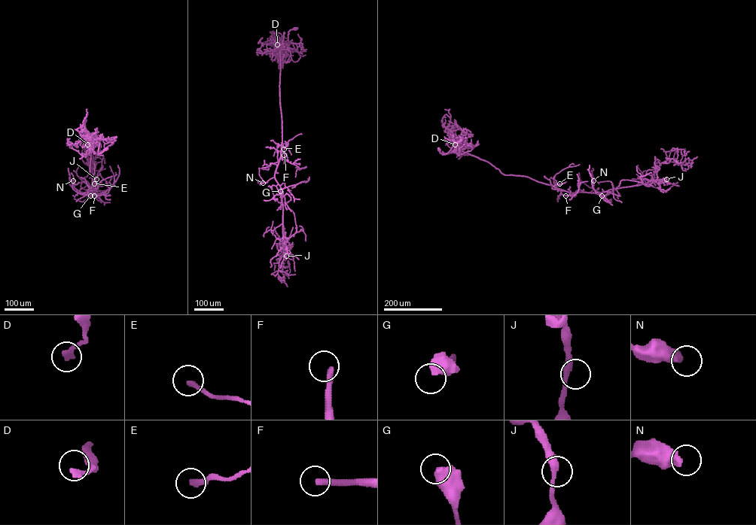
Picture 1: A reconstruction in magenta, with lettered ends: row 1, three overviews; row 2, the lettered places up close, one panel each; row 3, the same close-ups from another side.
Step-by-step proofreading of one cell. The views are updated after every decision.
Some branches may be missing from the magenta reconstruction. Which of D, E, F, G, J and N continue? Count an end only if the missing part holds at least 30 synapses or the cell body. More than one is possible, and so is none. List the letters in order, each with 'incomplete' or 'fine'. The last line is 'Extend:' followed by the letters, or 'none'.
D: incomplete
E: fine
F: incomplete
G: fine
J: fine
N: fine
Extend: D, F

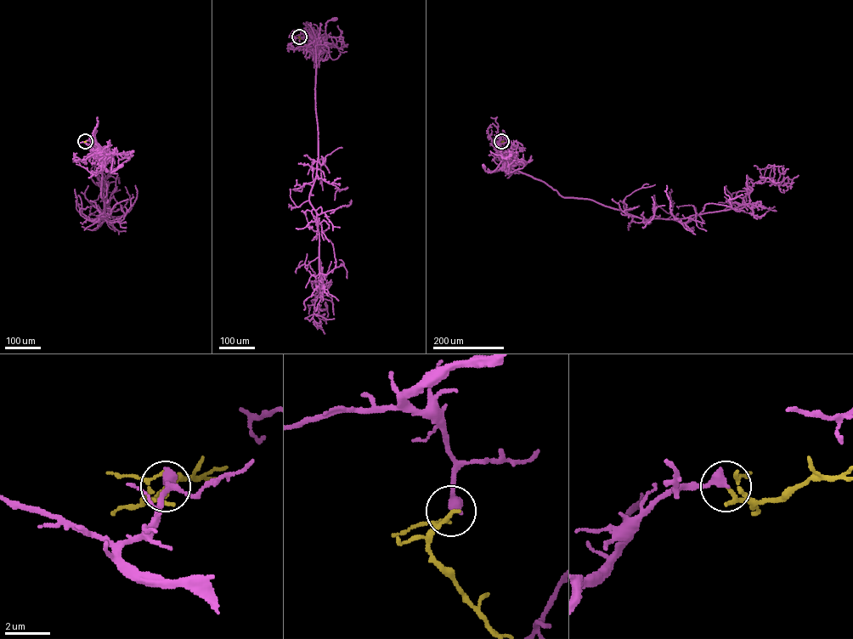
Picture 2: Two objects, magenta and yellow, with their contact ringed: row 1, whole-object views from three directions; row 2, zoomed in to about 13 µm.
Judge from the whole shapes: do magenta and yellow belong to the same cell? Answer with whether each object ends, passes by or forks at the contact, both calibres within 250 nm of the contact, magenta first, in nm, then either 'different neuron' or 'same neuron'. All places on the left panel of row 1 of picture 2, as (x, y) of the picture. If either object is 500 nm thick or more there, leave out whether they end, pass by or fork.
magenta ends | yellow passes by | 480/130 nm | same neuron

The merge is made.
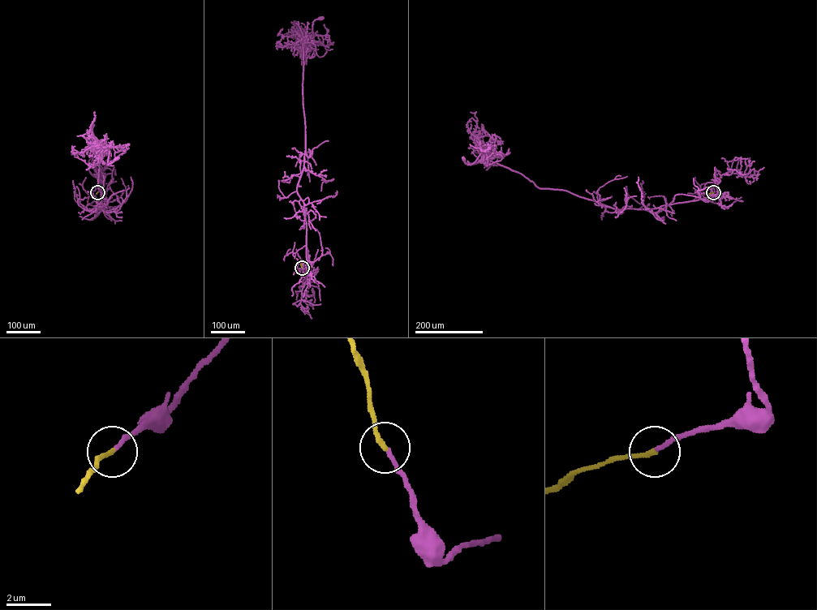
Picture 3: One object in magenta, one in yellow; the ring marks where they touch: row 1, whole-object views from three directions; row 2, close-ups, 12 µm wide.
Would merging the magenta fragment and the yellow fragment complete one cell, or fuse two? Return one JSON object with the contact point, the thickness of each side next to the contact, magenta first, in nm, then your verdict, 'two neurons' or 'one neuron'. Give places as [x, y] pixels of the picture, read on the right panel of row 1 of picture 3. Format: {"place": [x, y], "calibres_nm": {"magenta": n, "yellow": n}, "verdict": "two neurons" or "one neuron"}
{"place": [713, 192], "calibres_nm": {"magenta": 170, "yellow": 200}, "verdict": "one neuron"}

